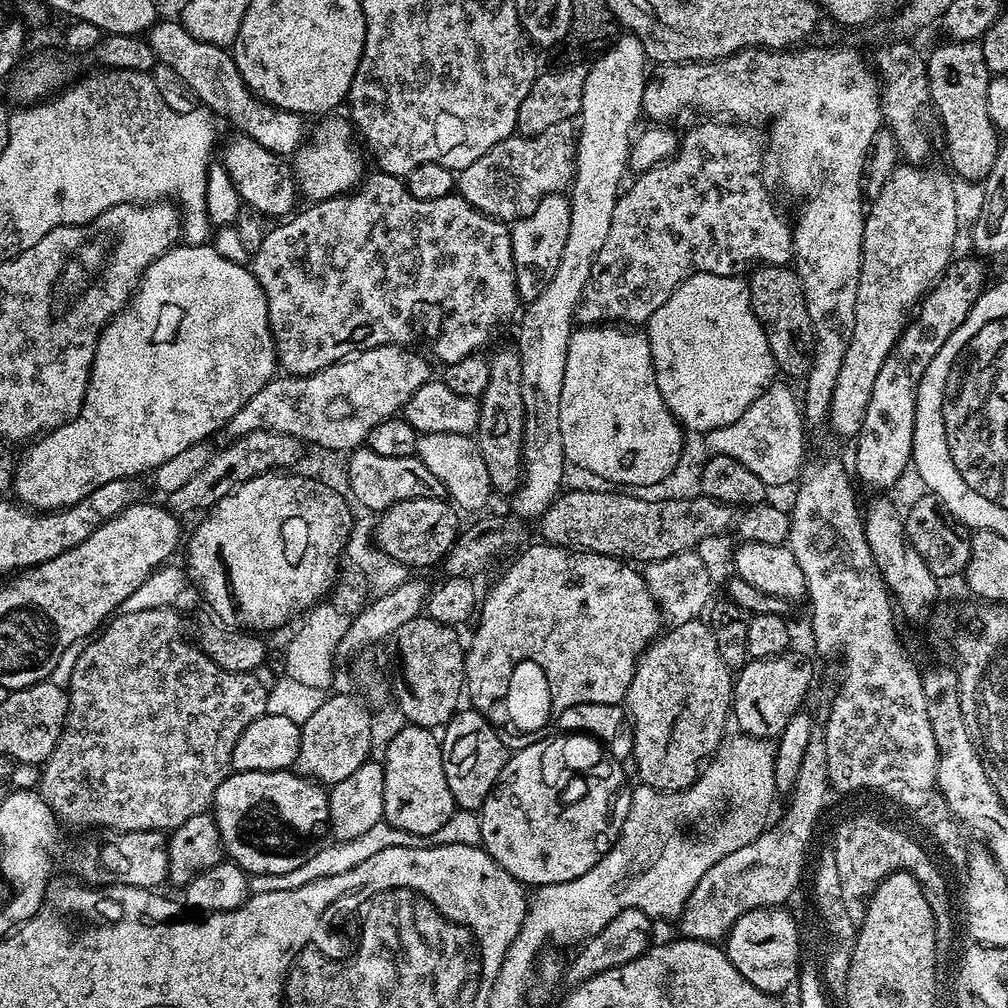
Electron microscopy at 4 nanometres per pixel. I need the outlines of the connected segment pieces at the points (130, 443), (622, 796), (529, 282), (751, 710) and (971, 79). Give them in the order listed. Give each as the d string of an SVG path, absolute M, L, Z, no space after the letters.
M181 242L176 247L171 248L169 252L163 252L152 265L143 272L140 276L140 281L136 284L136 290L132 294L131 300L124 305L124 309L121 310L118 315L113 316L112 321L106 325L102 330L102 334L98 338L98 346L96 347L96 353L94 354L94 362L92 363L92 373L88 379L88 389L84 395L84 401L82 406L78 410L78 414L73 420L68 420L62 426L53 428L41 435L35 442L29 443L28 448L24 453L19 453L18 459L14 464L14 479L12 481L11 491L16 492L15 499L19 501L25 508L31 508L37 512L58 512L61 508L69 508L71 504L77 504L82 498L86 498L86 494L90 494L90 490L98 490L98 486L106 486L106 482L114 482L115 480L127 480L129 478L140 478L144 475L151 473L153 468L162 466L162 462L170 462L170 458L174 458L174 454L182 454L182 450L186 450L190 446L207 441L208 436L212 436L216 431L223 429L240 410L242 406L246 405L246 402L250 401L250 398L254 397L254 394L258 393L258 390L262 390L264 386L270 383L278 372L278 361L276 359L276 341L272 339L272 331L270 330L270 322L268 321L268 300L262 294L262 290L258 286L256 277L252 275L251 271L247 267L244 268L242 263L236 260L227 261L216 249L216 247L209 246L208 244L190 244L187 242Z
M582 732L555 735L549 740L533 739L525 743L528 744L525 748L513 751L492 793L478 809L479 843L504 867L507 875L525 886L561 884L586 874L586 870L593 868L611 850L630 810L632 788L624 773L625 765L609 756L608 749L594 736Z
M564 194L544 196L542 202L526 218L515 221L511 225L512 253L516 267L516 295L521 301L531 302L550 286L554 278L554 270L558 270L558 262L562 258L562 246L566 246L566 234L570 234L569 197Z
M789 650L783 656L767 656L765 660L749 659L739 669L732 685L734 724L745 736L776 738L786 730L790 718L805 707L804 699L812 688L812 664L800 652Z
M971 40L943 43L926 56L932 104L940 111L940 120L944 123L944 144L948 147L948 160L953 168L951 171L964 180L982 182L998 158L1002 139L994 122L990 122L986 108L990 73L984 50L979 43Z

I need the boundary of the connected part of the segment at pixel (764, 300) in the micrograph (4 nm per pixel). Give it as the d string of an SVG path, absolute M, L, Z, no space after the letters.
M779 264L757 266L751 269L746 283L752 309L758 322L764 327L766 342L770 346L770 354L777 369L788 376L807 377L812 368L816 335L812 329L810 310L806 308L806 294L802 290L802 282L795 267Z

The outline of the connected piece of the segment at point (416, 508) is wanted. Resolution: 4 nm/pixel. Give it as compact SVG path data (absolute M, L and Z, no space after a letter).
M438 497L414 498L402 500L381 511L376 528L374 524L374 540L378 548L387 556L409 568L426 568L439 565L456 542L462 528L457 509L447 499Z

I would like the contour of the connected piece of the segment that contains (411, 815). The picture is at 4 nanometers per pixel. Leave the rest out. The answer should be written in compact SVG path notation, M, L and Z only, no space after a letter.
M405 723L388 740L388 749L384 752L384 819L383 823L394 826L398 830L406 830L406 834L414 834L418 838L432 836L440 832L458 812L454 794L450 794L450 782L446 782L446 770L442 766L441 737L431 728L423 728L417 724Z

